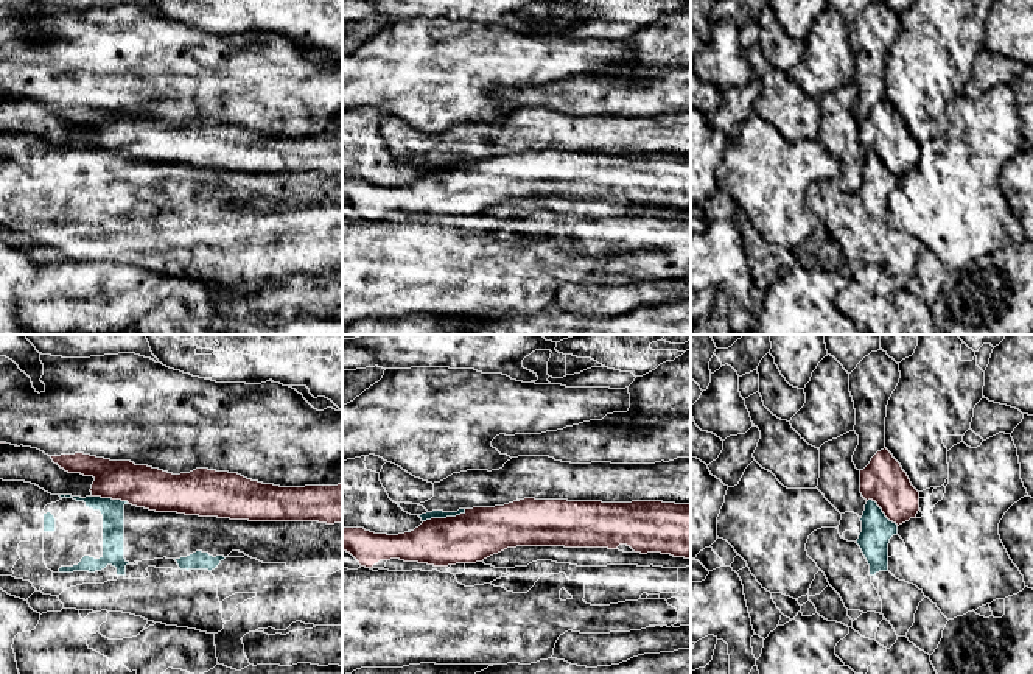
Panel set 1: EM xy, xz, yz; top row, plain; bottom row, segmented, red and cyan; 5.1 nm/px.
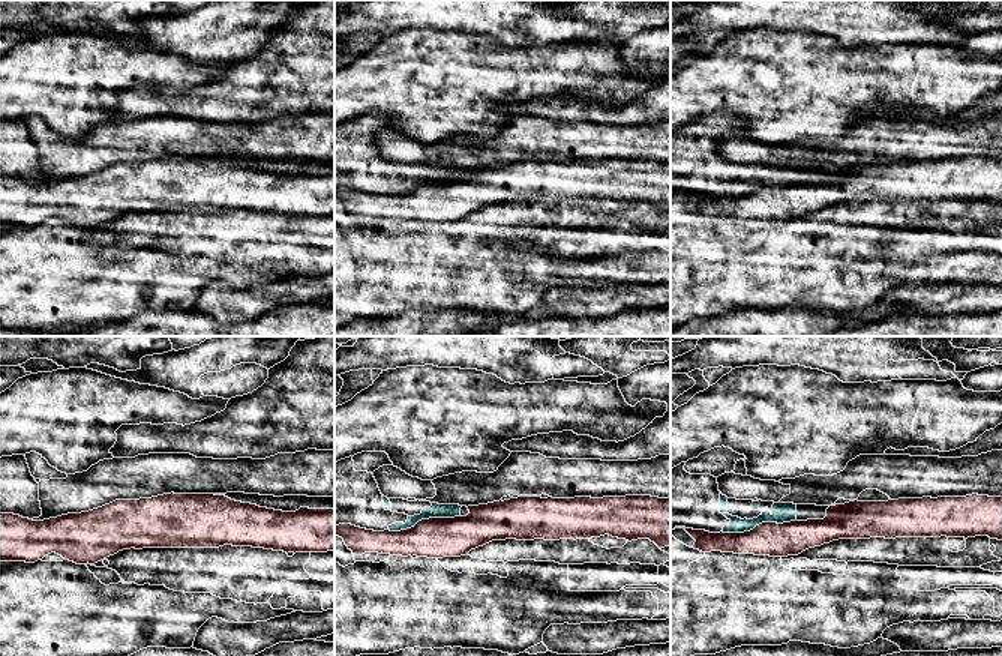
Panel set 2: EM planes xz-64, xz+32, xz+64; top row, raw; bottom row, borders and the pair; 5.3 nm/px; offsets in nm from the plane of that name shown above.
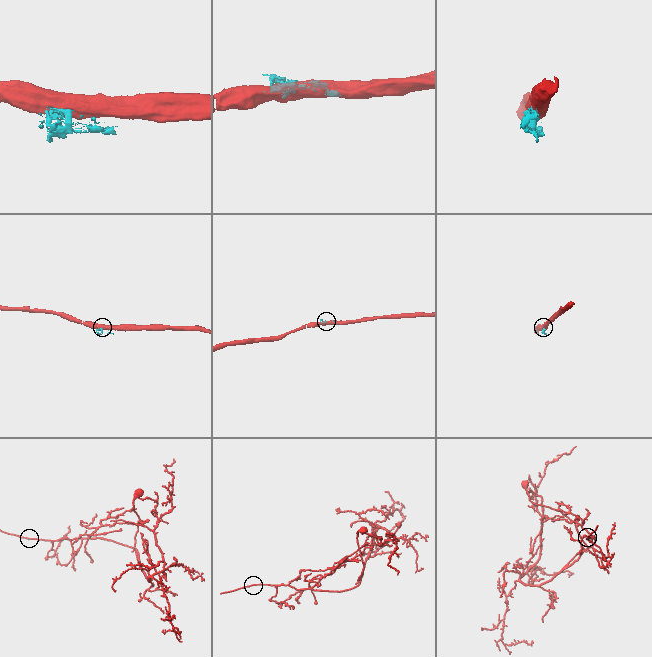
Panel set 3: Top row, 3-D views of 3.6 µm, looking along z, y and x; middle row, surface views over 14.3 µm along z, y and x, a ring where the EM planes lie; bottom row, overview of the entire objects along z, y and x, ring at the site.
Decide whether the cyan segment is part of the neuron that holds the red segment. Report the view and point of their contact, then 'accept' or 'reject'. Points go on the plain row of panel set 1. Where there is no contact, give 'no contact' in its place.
xz (444, 170) | reject

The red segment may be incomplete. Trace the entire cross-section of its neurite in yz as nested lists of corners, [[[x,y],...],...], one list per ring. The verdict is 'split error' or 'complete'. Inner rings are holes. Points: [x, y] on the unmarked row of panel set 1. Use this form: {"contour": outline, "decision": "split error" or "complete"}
{"contour": [[[887,100],[877,103],[860,121],[860,145],[867,153],[876,153],[898,177],[915,170],[919,162],[919,143]]], "decision": "complete"}

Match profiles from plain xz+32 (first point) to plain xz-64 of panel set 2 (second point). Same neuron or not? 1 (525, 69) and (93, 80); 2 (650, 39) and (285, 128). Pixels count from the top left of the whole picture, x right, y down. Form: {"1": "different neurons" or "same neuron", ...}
{"1": "same neuron", "2": "different neurons"}

